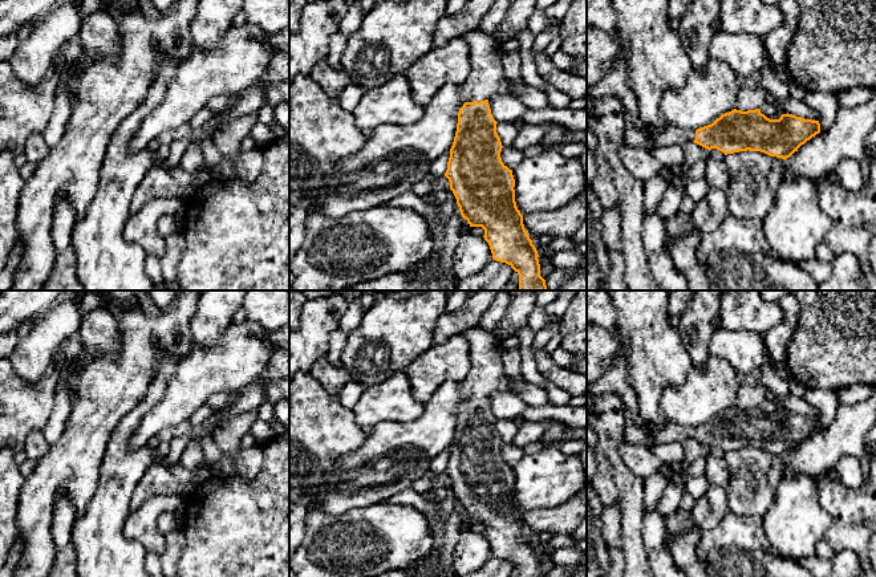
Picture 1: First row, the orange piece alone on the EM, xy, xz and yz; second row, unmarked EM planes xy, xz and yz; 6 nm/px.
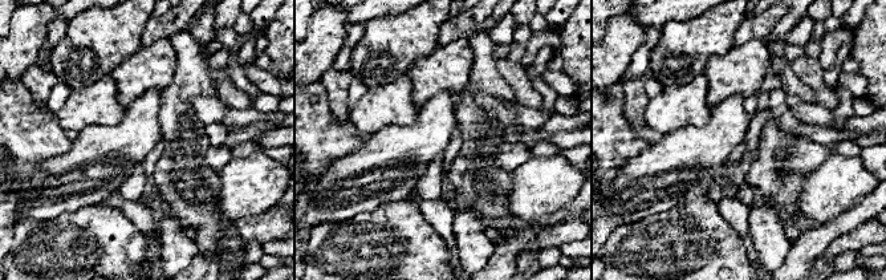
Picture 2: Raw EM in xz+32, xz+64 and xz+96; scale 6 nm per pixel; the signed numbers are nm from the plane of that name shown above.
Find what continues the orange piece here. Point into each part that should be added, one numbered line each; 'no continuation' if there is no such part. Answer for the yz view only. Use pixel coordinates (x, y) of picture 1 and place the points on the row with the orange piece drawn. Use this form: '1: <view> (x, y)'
1: yz (616, 82)

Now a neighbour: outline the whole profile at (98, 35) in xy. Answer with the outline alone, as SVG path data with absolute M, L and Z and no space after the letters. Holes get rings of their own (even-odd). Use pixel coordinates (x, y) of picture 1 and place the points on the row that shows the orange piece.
M106 8L82 17L76 40L81 44L82 53L93 61L121 56L121 36L117 21Z

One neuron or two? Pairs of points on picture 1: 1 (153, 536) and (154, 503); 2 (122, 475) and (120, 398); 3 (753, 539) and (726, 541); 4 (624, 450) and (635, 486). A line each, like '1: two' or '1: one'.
1: one
2: two
3: one
4: two

